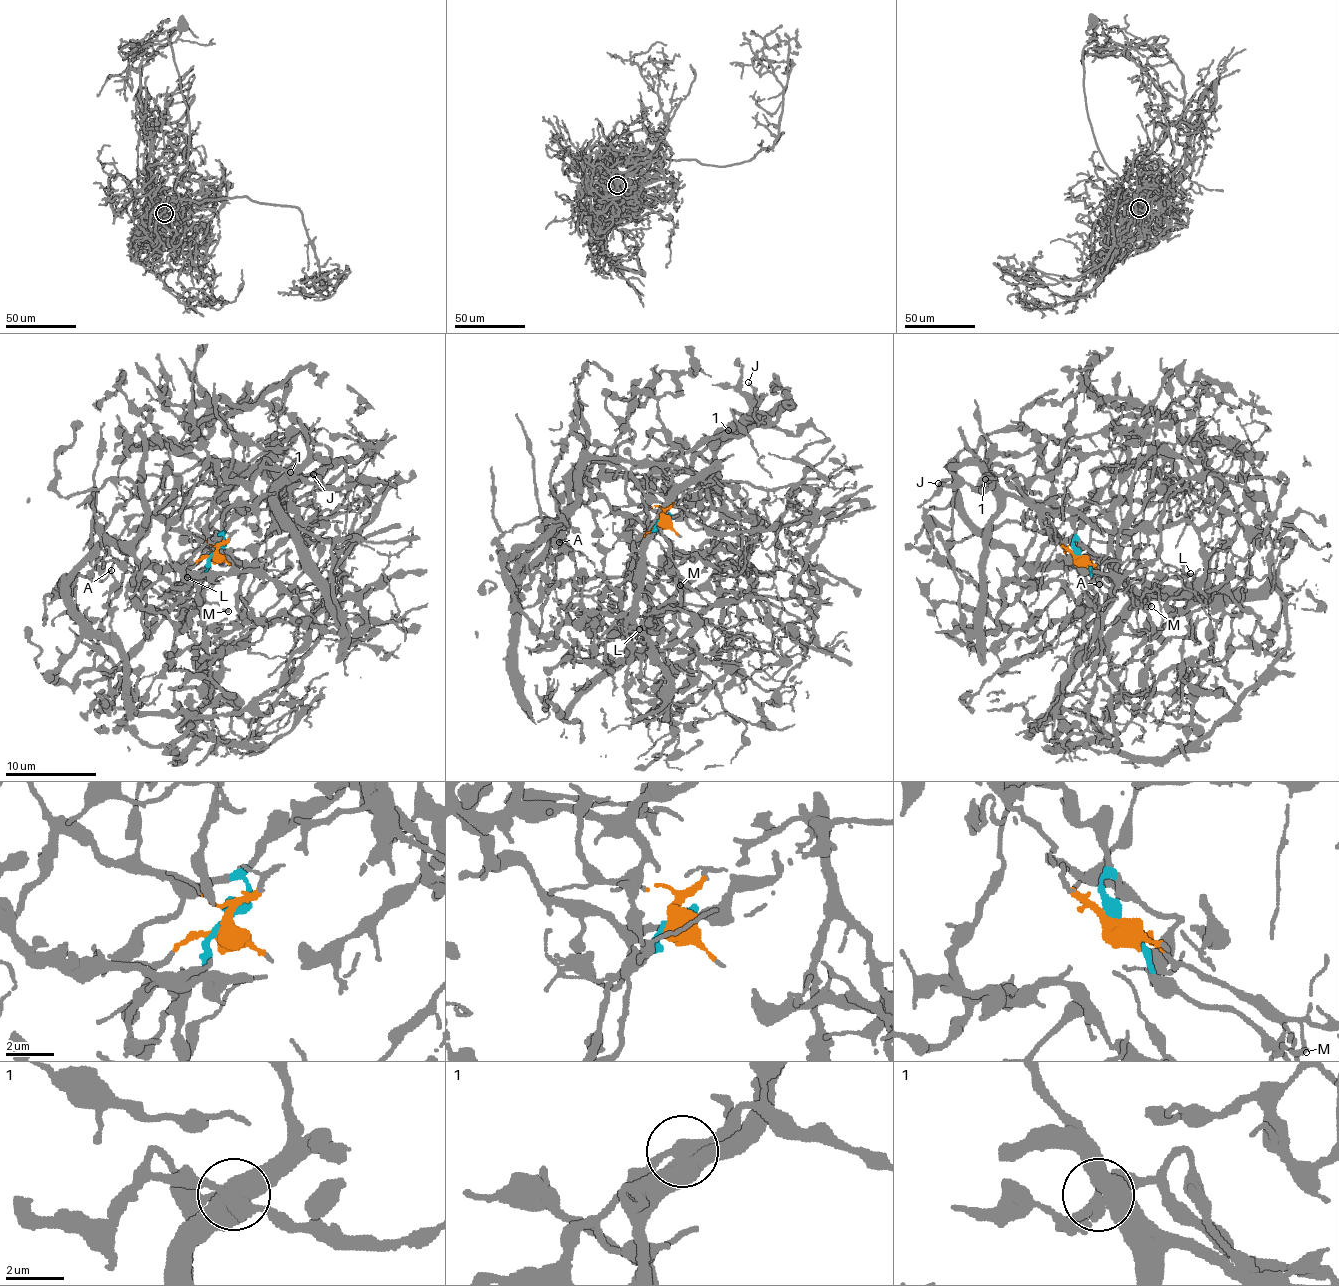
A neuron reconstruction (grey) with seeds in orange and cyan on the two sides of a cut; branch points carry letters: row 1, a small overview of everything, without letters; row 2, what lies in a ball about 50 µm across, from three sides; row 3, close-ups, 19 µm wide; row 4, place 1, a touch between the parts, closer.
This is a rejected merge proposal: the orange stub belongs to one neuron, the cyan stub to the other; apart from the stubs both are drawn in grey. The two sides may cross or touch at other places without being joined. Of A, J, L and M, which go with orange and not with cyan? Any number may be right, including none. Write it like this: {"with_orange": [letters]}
{"with_orange": ["L", "M"]}

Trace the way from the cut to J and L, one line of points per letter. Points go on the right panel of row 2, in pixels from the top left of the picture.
J: (1079, 556), (1073, 546), (1075, 530), (1056, 506), (1031, 504), (1004, 476), (989, 476), (972, 488), (938, 484)
L: (1079, 556), (1103, 572), (1135, 585), (1141, 592), (1164, 598), (1182, 596), (1199, 588), (1199, 581), (1190, 573)

